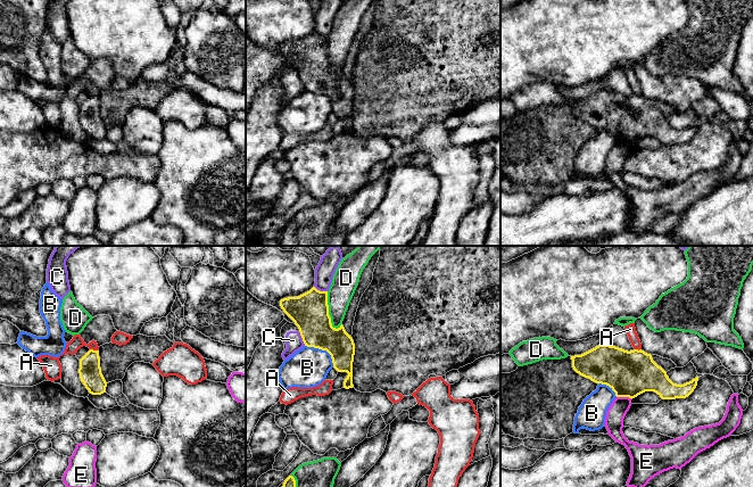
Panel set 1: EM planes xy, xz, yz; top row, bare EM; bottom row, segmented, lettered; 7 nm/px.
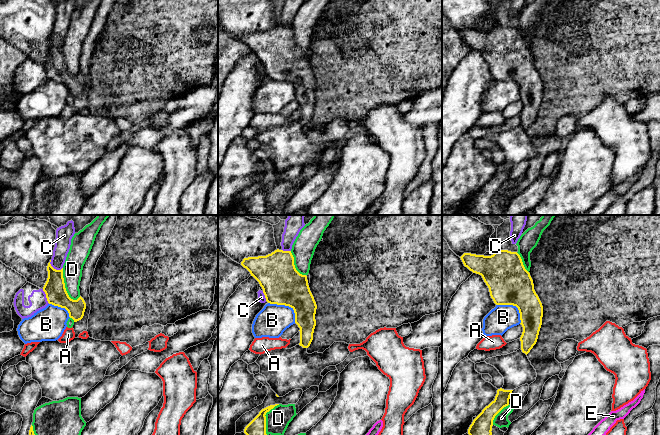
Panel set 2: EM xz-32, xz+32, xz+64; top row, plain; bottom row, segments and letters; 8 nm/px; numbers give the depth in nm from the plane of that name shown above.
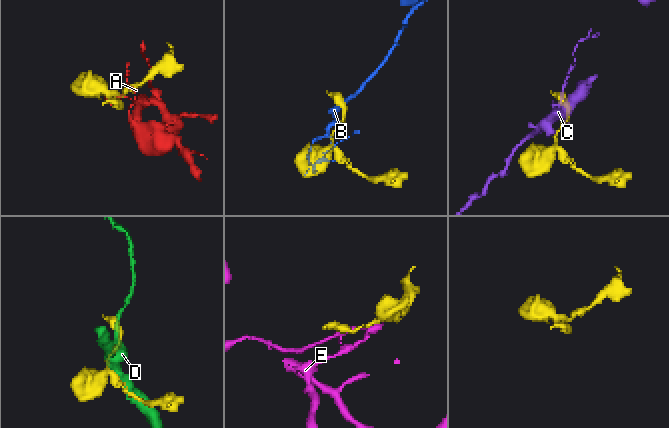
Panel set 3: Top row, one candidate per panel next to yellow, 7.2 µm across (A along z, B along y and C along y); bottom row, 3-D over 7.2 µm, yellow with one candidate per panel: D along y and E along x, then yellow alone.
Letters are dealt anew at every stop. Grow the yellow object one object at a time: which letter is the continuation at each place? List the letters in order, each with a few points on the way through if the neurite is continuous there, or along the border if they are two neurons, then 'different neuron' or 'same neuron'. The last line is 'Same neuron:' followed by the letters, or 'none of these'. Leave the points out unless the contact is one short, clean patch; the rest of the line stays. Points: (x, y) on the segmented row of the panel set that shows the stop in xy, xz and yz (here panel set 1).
A: border xy (90, 348), (97, 351); different neuron
B: different neuron
C: border xz (298, 331), (305, 345); different neuron
D: different neuron
E: border yz (617, 396), (628, 396), (631, 398); different neuron
Same neuron: none of these

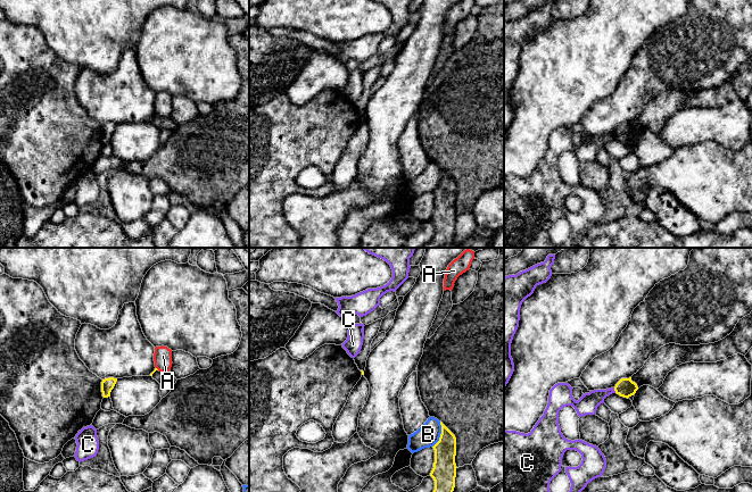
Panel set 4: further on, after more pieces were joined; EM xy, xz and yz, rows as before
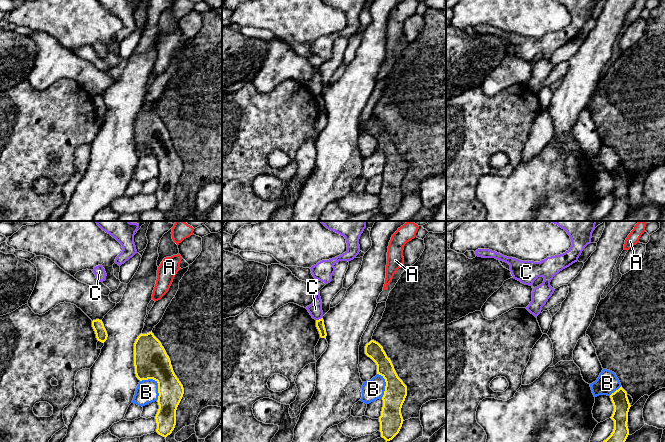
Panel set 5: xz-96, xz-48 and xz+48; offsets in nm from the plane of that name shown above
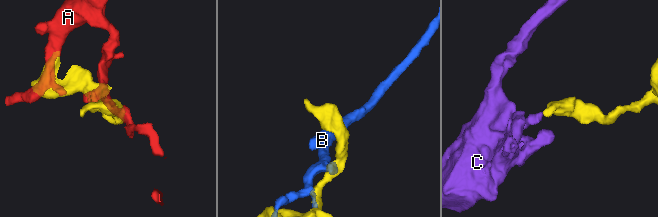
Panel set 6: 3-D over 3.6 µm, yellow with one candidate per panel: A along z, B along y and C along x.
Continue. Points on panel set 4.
A: different neuron
B: different neuron
C: border yz (613, 388), (616, 392); different neuron
Same neuron: none of these

